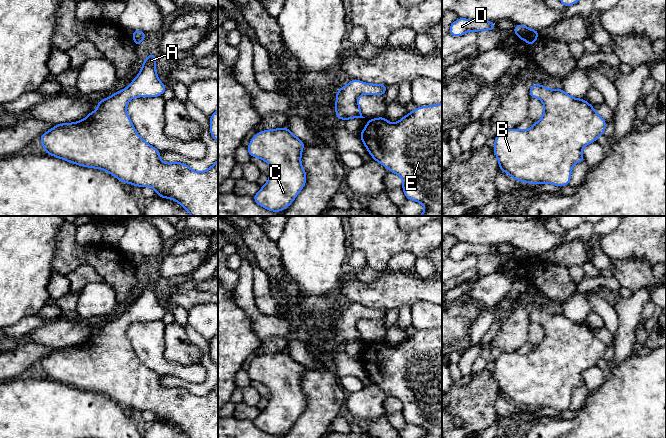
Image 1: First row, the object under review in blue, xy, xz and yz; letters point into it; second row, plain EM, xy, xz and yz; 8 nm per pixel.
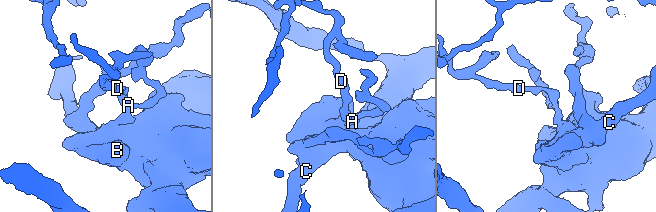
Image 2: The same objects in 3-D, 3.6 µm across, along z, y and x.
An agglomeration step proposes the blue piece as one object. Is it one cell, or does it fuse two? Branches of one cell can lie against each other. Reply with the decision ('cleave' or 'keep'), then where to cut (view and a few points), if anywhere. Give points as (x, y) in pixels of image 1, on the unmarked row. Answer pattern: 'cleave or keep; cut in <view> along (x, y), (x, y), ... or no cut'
keep; no cut

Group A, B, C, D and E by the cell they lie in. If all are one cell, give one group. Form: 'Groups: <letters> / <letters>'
Groups: A B C D E

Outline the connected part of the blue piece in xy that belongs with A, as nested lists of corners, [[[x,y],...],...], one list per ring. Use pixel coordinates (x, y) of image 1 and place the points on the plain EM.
[[[154,277],[147,280],[142,293],[127,312],[114,316],[111,321],[102,323],[96,330],[96,335],[81,345],[57,348],[39,362],[45,377],[65,385],[89,392],[102,393],[123,407],[138,411],[150,410],[156,414],[157,420],[177,425],[189,438],[218,438],[218,383],[206,395],[196,396],[182,386],[164,387],[160,383],[160,375],[145,366],[137,357],[127,338],[127,329],[132,322],[161,320],[167,310],[160,306],[155,288],[157,282]]]

